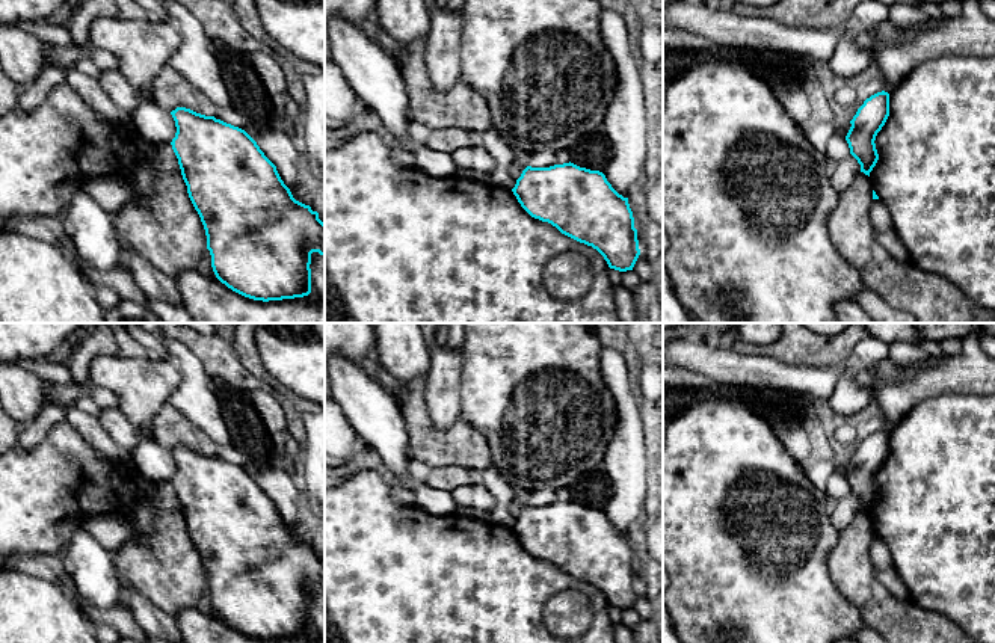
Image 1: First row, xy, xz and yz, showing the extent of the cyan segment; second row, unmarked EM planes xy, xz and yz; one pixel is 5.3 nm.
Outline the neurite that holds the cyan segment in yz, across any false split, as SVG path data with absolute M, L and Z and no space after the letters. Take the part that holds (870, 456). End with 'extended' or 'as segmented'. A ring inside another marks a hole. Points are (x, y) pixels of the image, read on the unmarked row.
M882 429L864 439L850 459L852 465L846 474L850 492L861 503L861 510L870 515L870 510L879 498L876 488L876 474L889 454L889 432Z; as segmented

